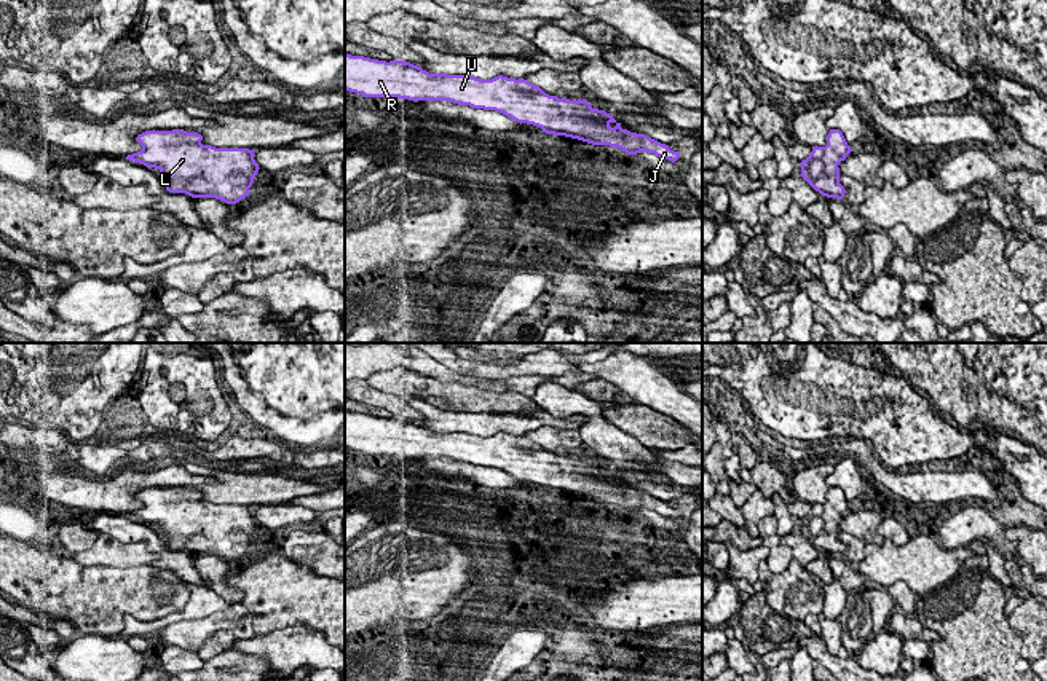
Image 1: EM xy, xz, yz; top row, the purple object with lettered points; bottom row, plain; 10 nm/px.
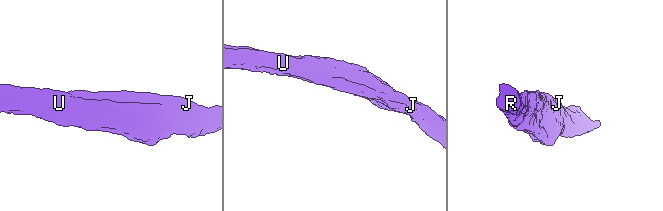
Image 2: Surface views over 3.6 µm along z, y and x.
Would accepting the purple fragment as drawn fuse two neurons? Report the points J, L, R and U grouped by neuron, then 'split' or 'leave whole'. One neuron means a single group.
groups J L R U; leave whole

